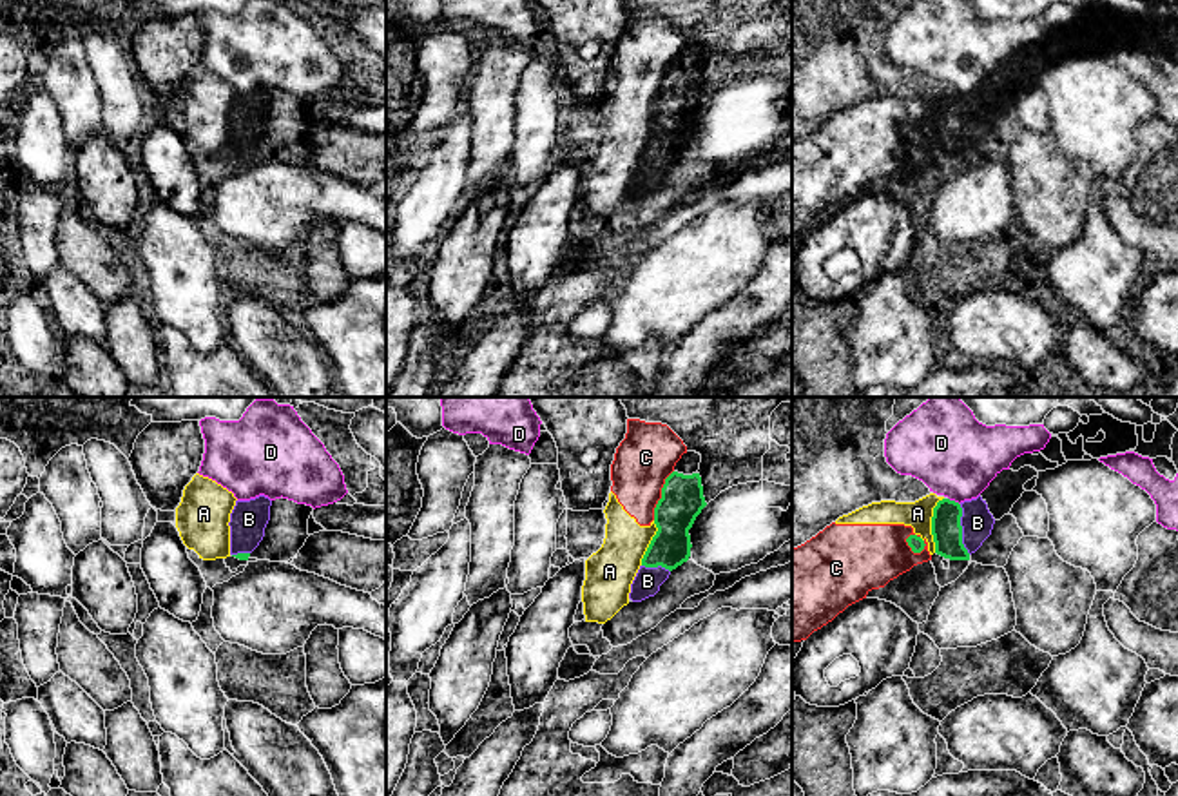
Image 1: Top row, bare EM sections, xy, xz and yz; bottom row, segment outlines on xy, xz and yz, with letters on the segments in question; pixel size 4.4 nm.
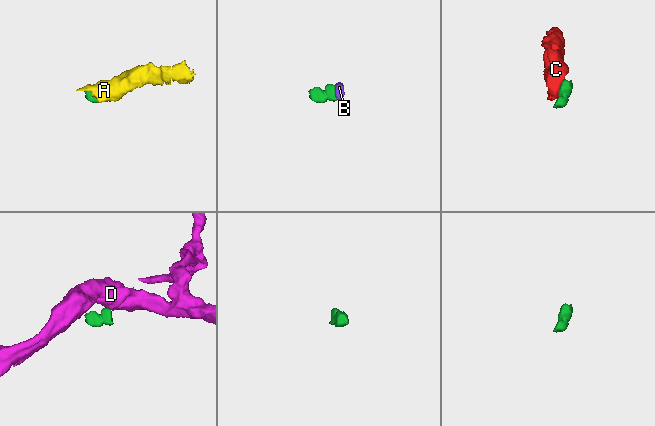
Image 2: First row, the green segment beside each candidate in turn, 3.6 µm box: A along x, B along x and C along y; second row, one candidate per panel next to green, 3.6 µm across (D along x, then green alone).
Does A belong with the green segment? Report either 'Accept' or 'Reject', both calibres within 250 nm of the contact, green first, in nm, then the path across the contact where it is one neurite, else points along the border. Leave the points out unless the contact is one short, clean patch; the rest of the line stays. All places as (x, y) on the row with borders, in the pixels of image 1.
Reject. Thickness 140 nm (green) against 120 nm. Boundary: yz (943, 497), (934, 508), (932, 517), (934, 552)

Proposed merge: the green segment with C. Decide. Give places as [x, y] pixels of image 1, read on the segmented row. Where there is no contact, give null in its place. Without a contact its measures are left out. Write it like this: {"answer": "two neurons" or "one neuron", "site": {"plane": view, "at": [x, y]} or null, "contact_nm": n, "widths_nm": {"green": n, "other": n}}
{"answer": "two neurons", "site": {"plane": "xz", "at": [662, 495]}, "contact_nm": 240, "widths_nm": {"green": 190, "other": 260}}

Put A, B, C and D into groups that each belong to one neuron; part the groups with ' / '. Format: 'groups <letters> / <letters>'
groups A C / B / D

